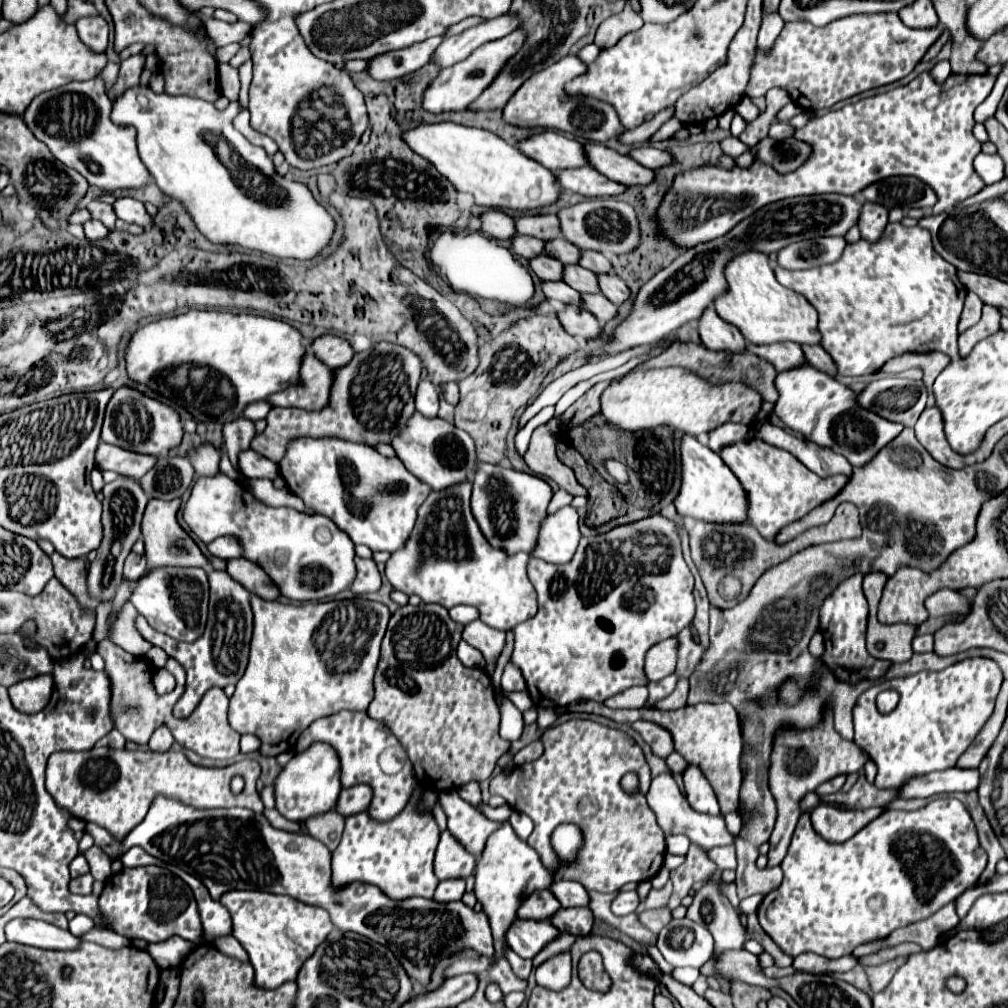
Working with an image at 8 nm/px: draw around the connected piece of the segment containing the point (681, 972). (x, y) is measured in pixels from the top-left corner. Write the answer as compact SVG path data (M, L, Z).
M674 968L672 970L672 978L678 982L684 982L686 986L692 986L698 976L700 976L700 972L692 970L692 968Z

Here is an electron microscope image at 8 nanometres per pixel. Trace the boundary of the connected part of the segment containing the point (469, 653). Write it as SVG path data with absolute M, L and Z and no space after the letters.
M464 640L458 644L458 658L464 662L464 666L486 666L484 656Z

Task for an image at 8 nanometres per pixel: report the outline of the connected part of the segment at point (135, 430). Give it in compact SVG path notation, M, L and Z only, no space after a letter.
M130 386L118 388L110 398L106 416L104 416L104 426L102 426L102 442L108 442L138 454L158 456L162 450L178 446L180 440L182 440L182 420L172 406L166 406L160 400L154 400Z

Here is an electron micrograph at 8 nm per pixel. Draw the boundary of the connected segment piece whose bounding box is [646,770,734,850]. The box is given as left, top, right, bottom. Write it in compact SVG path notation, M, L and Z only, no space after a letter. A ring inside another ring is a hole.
M662 772L658 774L654 780L652 780L652 786L646 794L648 798L648 804L650 808L656 812L656 818L664 830L666 836L670 834L684 834L688 836L694 844L698 844L700 848L704 850L710 850L714 846L726 846L726 844L732 844L734 842L734 836L730 836L730 832L726 830L724 826L724 818L722 816L708 816L708 814L700 814L700 812L694 812L686 800L686 796L682 796L672 772Z

